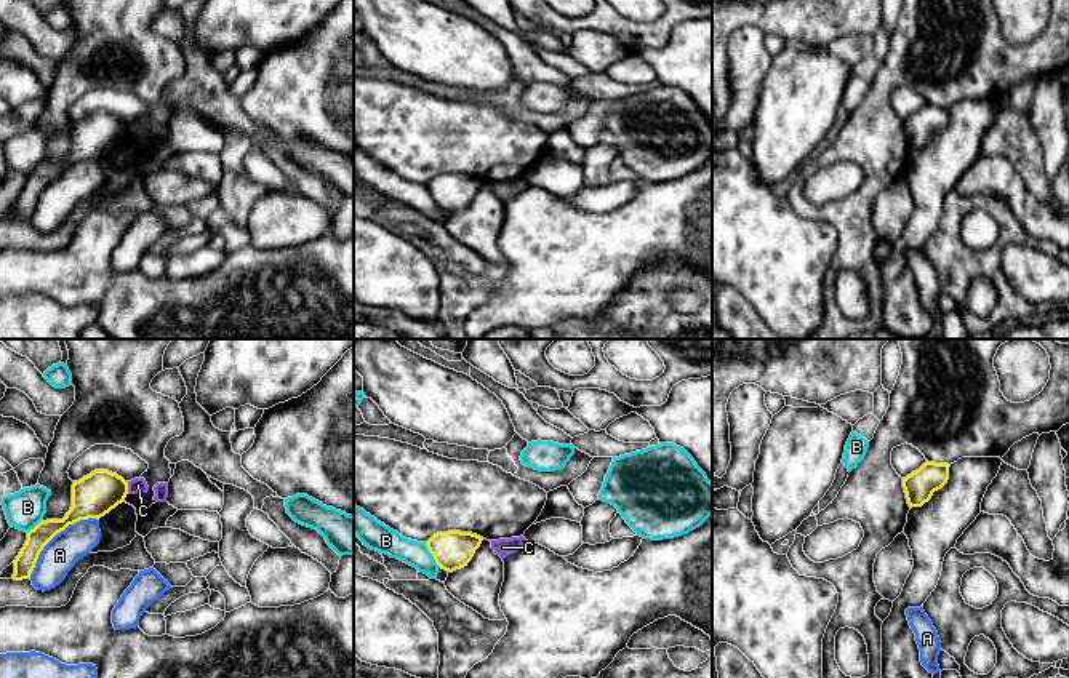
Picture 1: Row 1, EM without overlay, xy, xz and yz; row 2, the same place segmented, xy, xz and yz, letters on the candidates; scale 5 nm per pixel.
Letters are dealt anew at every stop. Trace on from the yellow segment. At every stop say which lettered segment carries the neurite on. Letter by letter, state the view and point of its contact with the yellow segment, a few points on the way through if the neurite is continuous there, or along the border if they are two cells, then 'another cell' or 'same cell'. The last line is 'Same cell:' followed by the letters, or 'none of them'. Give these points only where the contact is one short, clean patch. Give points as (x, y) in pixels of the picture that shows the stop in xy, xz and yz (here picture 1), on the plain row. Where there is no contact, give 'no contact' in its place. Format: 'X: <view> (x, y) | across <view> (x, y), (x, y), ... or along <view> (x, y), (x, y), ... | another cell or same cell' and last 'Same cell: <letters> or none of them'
A: xy (39, 195) | another cell
B: xz (432, 197) | another cell
C: xy (127, 130) | along xy (127, 123), (128, 135) | another cell
Same cell: none of them

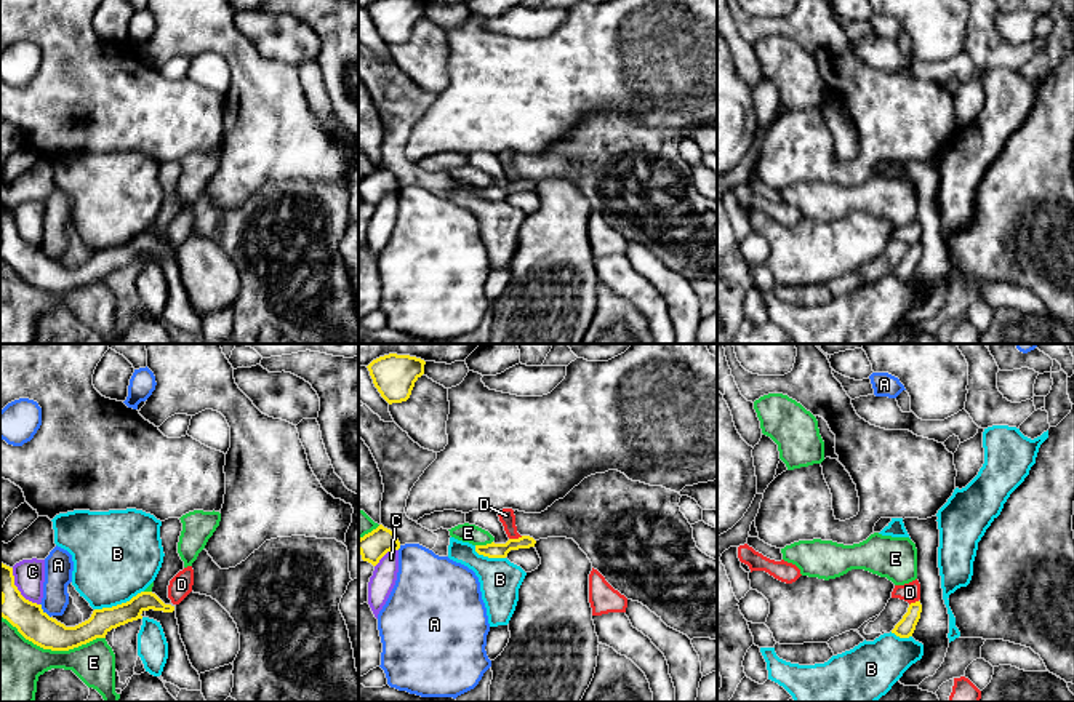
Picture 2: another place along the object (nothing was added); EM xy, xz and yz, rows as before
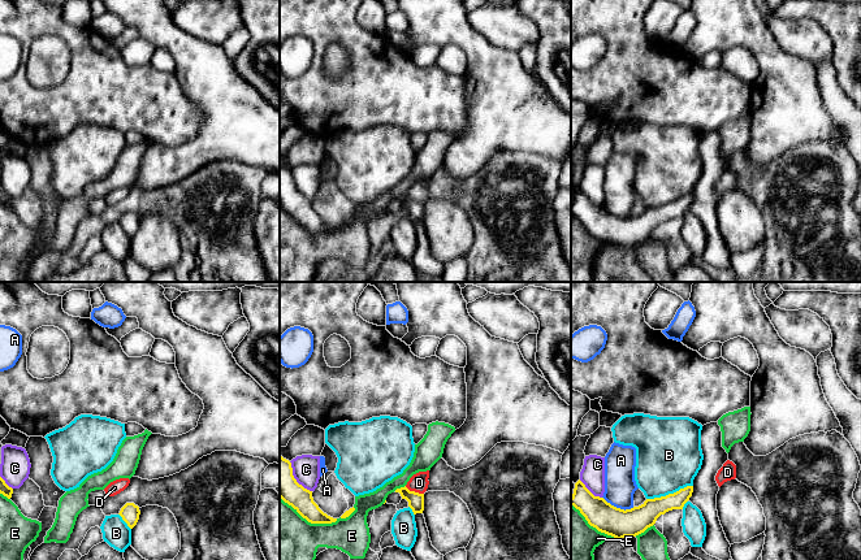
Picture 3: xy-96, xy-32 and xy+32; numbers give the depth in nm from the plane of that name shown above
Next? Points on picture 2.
A: xy (42, 253) | another cell
B: xy (119, 247) | another cell
C: xz (384, 195) | another cell
D: xz (516, 181) | along xz (522, 178), (509, 181) | another cell
E: xy (53, 291) | another cell
Same cell: none of them

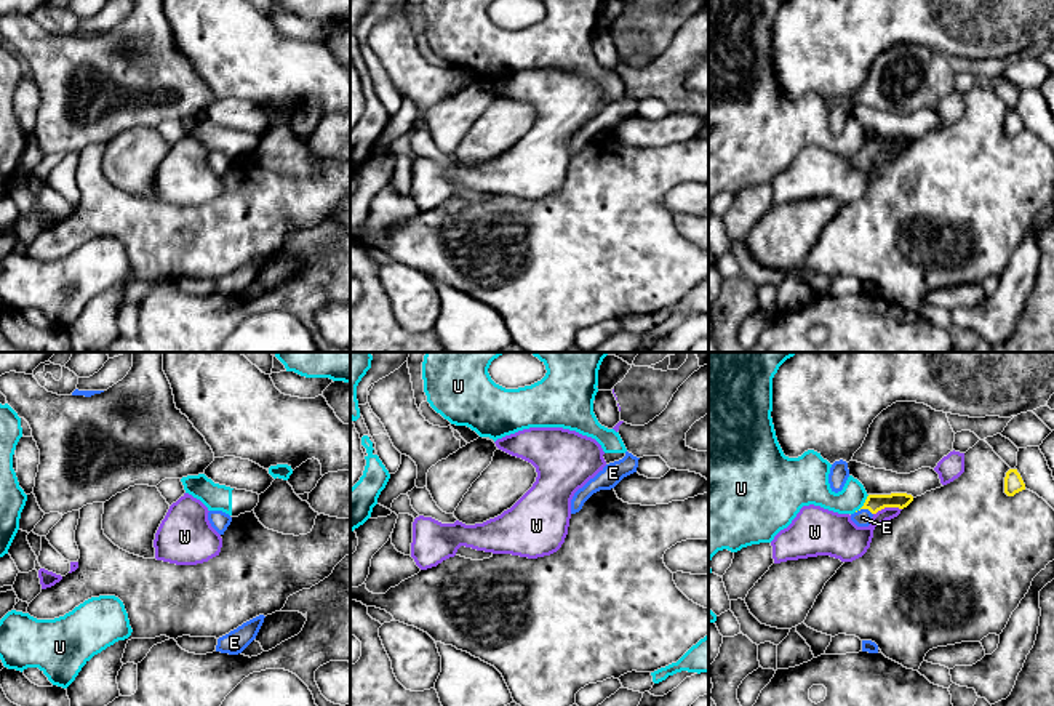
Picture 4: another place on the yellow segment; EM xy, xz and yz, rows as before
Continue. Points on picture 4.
E: yz (864, 149) | across yz (874, 144), (864, 149), (862, 159) | same cell
U: yz (864, 146) | another cell
W: yz (886, 148) | along yz (901, 149), (882, 149), (874, 156) | another cell
Same cell: E

